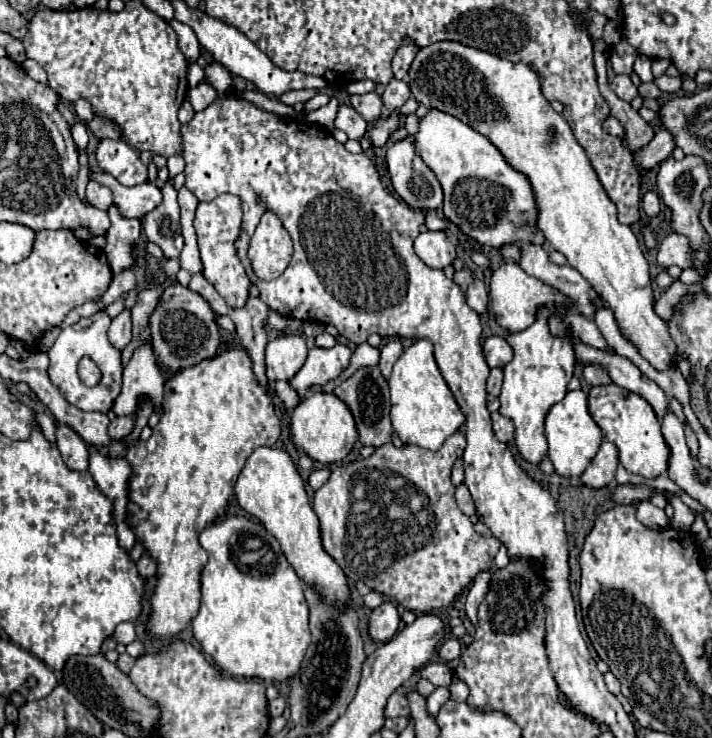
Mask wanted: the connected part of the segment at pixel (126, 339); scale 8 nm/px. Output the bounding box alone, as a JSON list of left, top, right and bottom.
[108,311,132,349]

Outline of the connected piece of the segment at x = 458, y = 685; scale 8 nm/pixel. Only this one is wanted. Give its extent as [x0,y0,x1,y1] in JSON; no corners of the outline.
[448,679,470,703]

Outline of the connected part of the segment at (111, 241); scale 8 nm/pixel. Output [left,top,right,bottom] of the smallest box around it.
[104,205,140,273]

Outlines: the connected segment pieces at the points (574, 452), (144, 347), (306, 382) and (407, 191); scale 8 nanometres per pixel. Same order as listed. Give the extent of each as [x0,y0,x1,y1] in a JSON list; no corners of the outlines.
[[546,389,602,479],[114,341,164,415],[290,343,352,399],[388,141,442,209]]

